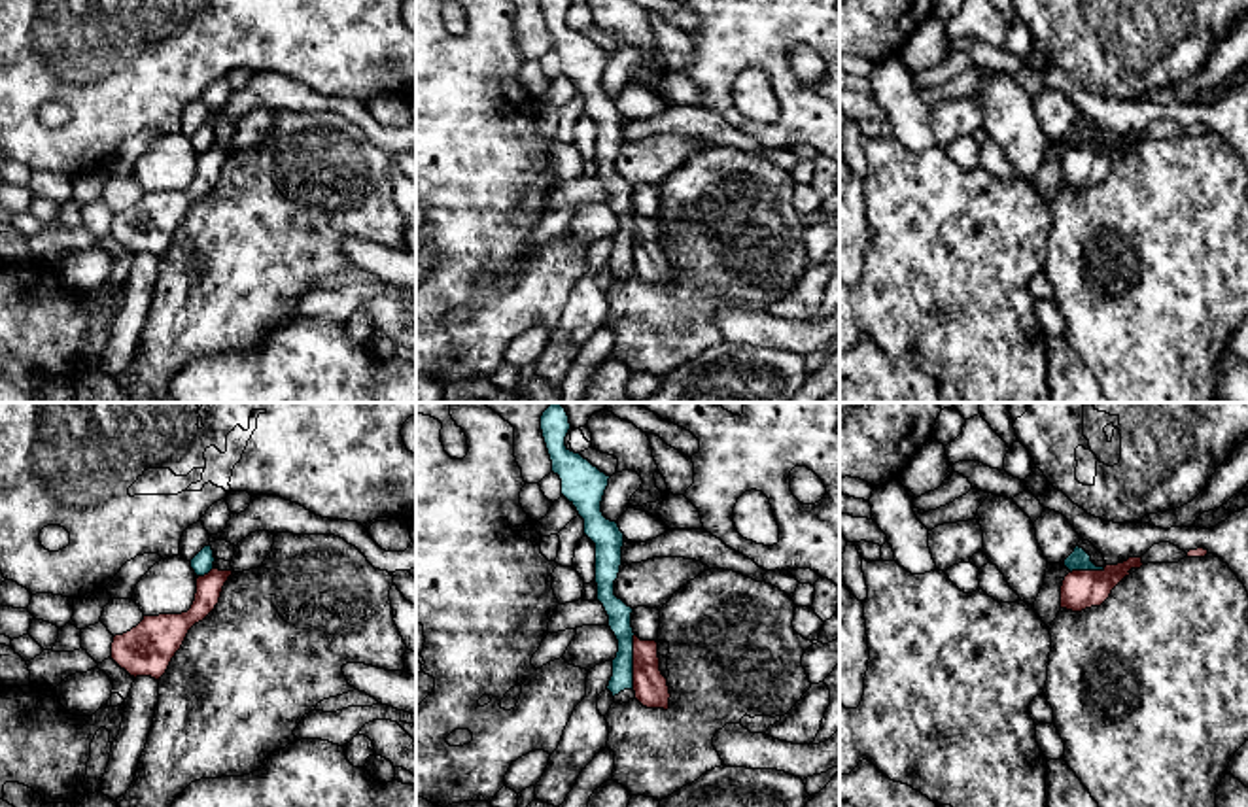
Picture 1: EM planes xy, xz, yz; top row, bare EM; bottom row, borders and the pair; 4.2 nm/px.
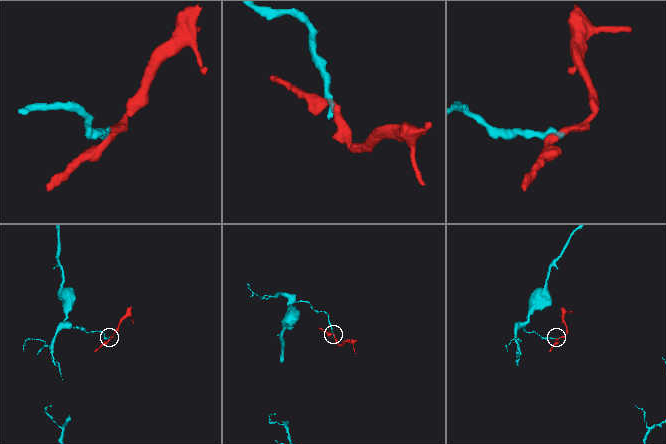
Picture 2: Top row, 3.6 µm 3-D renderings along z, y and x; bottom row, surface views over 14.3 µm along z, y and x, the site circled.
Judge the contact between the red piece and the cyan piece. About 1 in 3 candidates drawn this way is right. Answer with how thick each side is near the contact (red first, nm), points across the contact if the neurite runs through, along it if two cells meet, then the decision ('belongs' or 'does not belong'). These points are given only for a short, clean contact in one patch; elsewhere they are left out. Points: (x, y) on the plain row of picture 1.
calibres 150 and 100 nm; border xz (634, 210), (632, 265); does not belong

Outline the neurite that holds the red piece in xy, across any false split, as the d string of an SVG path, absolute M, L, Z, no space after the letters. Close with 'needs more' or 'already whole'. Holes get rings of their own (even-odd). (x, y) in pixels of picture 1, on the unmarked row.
M219 146L199 153L195 178L187 189L144 193L136 204L113 214L112 236L134 255L161 257L189 206L216 185L231 153L233 147Z; already whole

